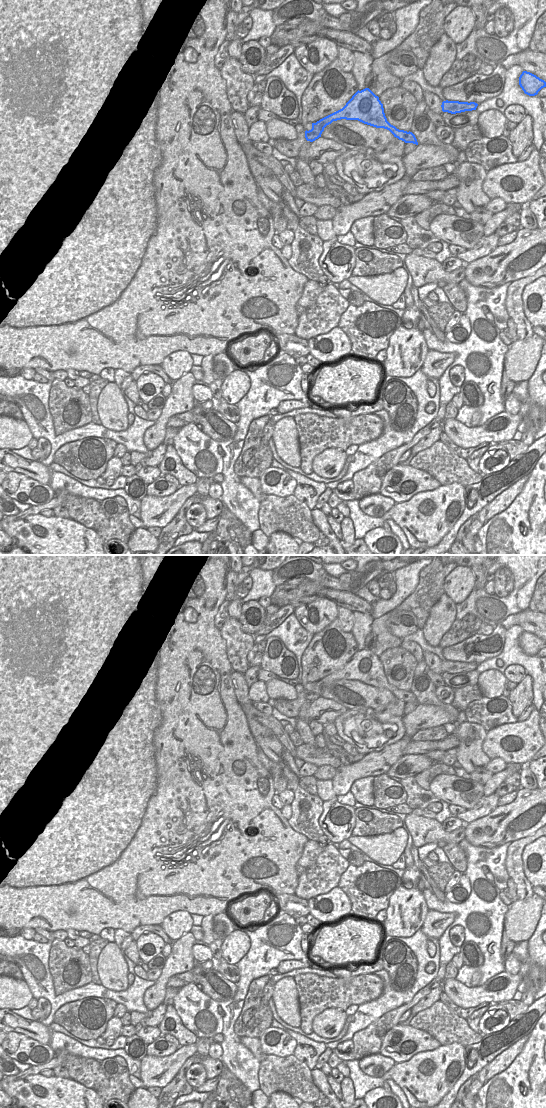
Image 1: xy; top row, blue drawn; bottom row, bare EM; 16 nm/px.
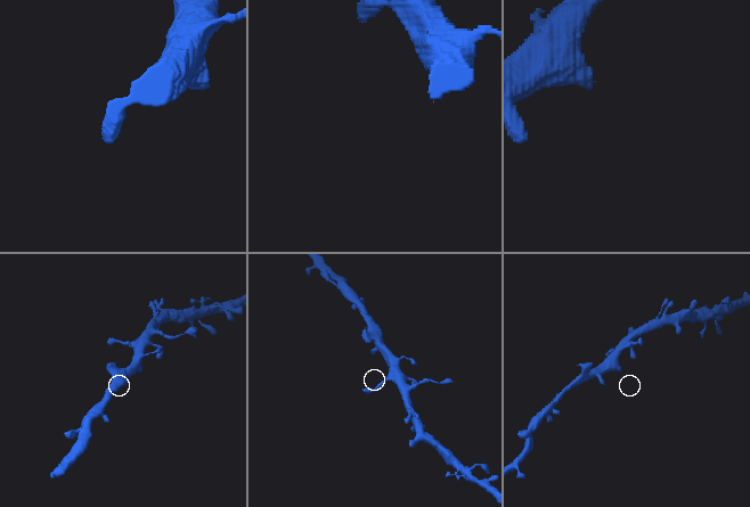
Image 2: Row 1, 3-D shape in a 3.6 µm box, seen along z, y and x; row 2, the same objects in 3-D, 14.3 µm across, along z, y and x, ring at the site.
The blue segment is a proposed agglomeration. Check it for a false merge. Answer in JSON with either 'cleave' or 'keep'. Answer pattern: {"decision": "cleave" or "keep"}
{"decision": "keep"}

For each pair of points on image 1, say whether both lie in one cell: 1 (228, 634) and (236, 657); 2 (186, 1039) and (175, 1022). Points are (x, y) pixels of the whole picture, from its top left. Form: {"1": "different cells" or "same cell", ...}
{"1": "same cell", "2": "same cell"}

